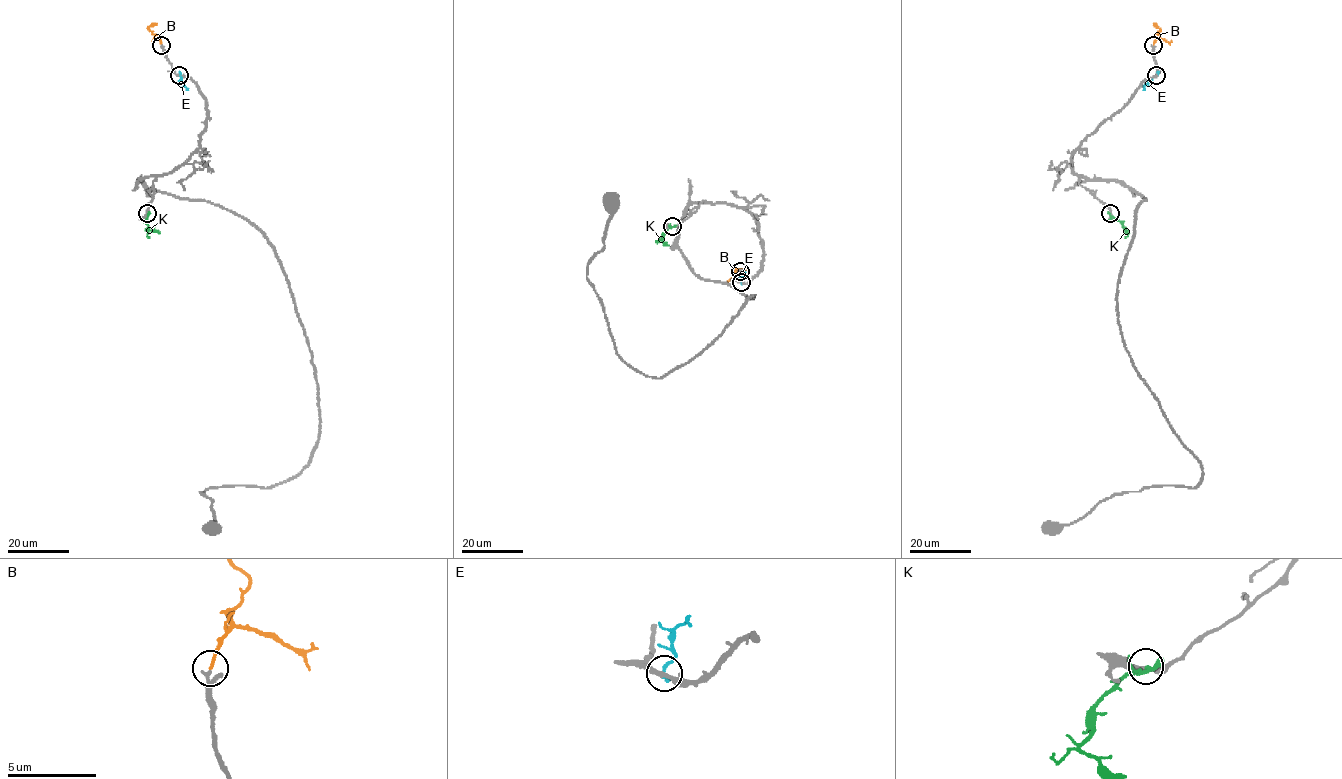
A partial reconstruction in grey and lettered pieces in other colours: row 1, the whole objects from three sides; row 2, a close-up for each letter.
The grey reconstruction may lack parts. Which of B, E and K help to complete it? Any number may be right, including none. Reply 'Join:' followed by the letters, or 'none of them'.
Join: B

